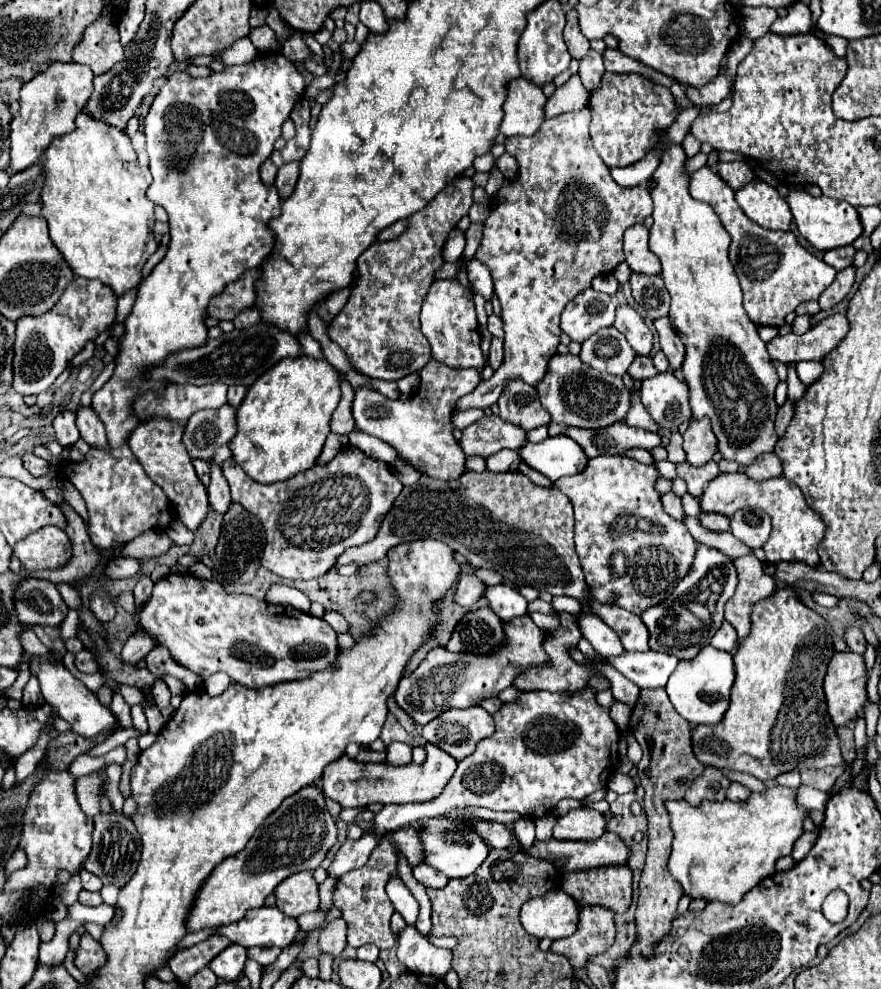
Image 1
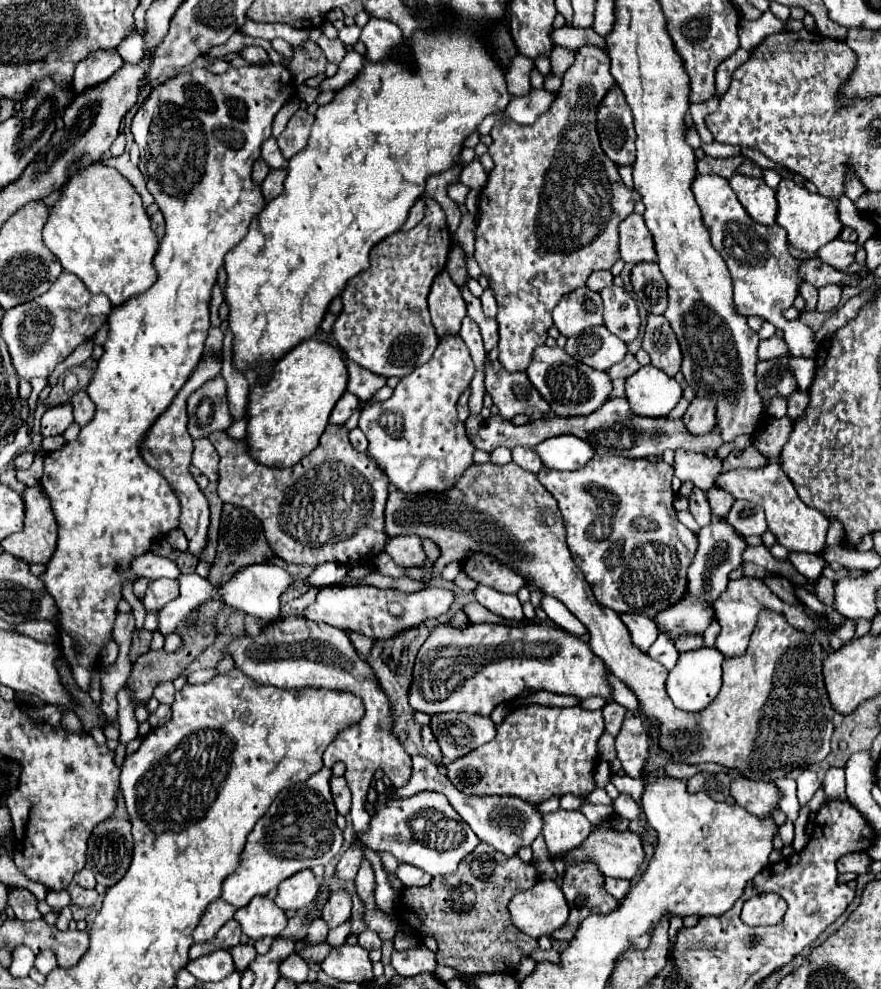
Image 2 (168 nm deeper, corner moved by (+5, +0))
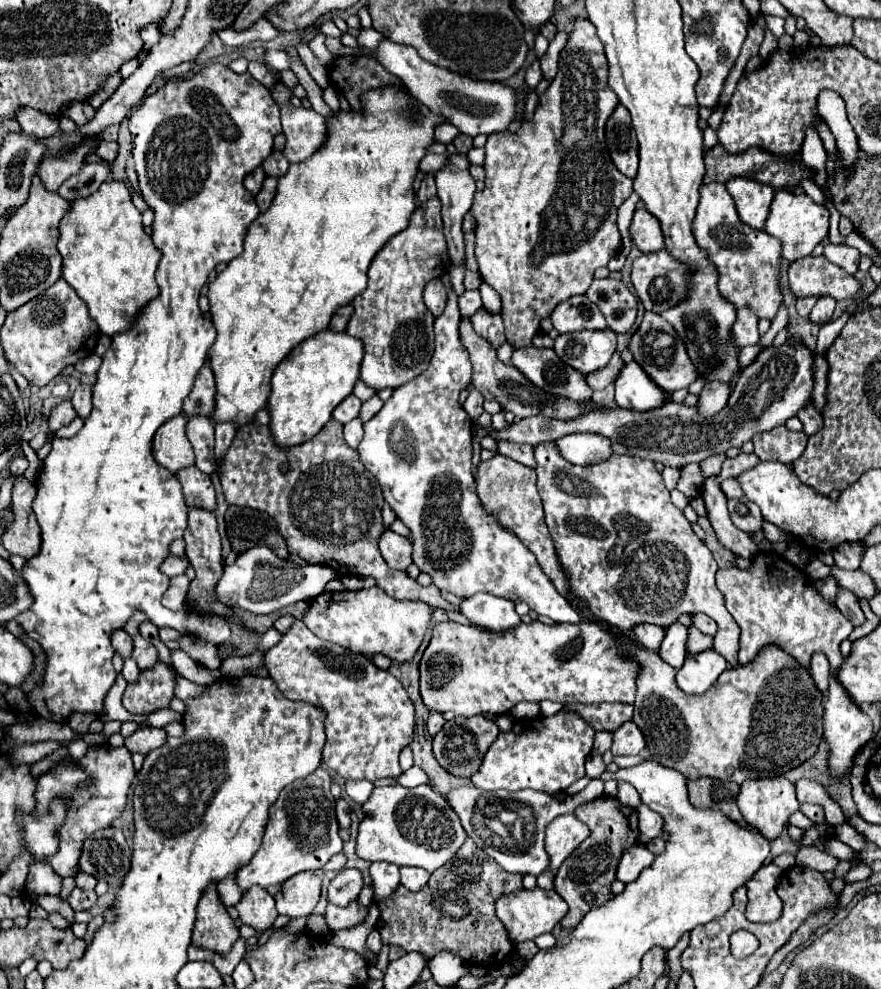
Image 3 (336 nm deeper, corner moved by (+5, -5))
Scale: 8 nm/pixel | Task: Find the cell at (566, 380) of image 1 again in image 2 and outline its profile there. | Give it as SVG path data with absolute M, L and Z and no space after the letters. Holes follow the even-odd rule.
M540 346L538 350L534 350L534 358L532 358L532 364L528 366L526 374L528 374L530 382L534 384L534 388L548 402L550 410L556 416L564 416L564 418L592 414L604 402L608 402L610 394L612 394L612 380L606 372L598 372L598 370L574 360L558 346L554 346L554 348Z

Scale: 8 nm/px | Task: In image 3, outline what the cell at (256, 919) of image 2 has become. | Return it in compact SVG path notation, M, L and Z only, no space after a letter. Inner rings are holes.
M250 887L244 891L236 905L242 923L254 927L256 931L266 931L278 917L274 897L264 887Z

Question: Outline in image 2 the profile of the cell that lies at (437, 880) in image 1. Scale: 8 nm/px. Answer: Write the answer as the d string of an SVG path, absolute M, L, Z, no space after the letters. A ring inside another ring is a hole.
M400 864L398 866L398 878L402 880L404 886L428 886L432 882L432 876L422 872L420 868L414 868L410 864Z

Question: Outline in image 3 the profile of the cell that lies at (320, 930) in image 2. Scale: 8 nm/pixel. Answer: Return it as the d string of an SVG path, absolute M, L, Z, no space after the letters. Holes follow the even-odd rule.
M354 899L348 907L338 907L334 903L328 903L328 907L326 907L326 923L332 931L356 927L356 925L364 923L366 915L368 915L368 907L362 907L358 903L358 899Z

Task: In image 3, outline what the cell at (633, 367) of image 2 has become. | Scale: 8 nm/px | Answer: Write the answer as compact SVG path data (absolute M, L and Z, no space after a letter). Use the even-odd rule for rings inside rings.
M616 351L606 367L602 367L602 369L592 371L590 375L586 375L588 387L594 389L594 391L596 391L596 389L606 389L606 385L614 383L614 379L618 377L618 371L622 369L622 365L624 365L624 361L620 359L620 353Z

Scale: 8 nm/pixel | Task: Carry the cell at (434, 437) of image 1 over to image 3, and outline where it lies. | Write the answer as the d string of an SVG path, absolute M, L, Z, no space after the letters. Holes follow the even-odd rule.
M450 273L442 275L442 283L446 287L448 301L444 313L434 323L436 351L432 355L430 367L410 383L404 383L402 387L394 389L392 397L384 403L384 407L370 421L364 423L364 439L356 451L364 467L378 479L386 503L392 507L396 517L410 529L414 563L420 567L422 573L428 573L432 577L432 583L440 591L450 591L462 599L484 591L496 597L510 599L514 603L524 601L532 611L536 611L538 615L546 615L556 623L578 623L582 621L580 615L556 591L556 587L550 583L550 579L538 565L536 557L524 547L524 543L520 543L520 539L510 529L506 531L506 527L502 527L500 521L482 507L476 495L476 481L470 463L472 419L460 407L458 401L460 391L470 383L472 365L468 359L468 351L462 347L458 335L458 295L452 289Z

